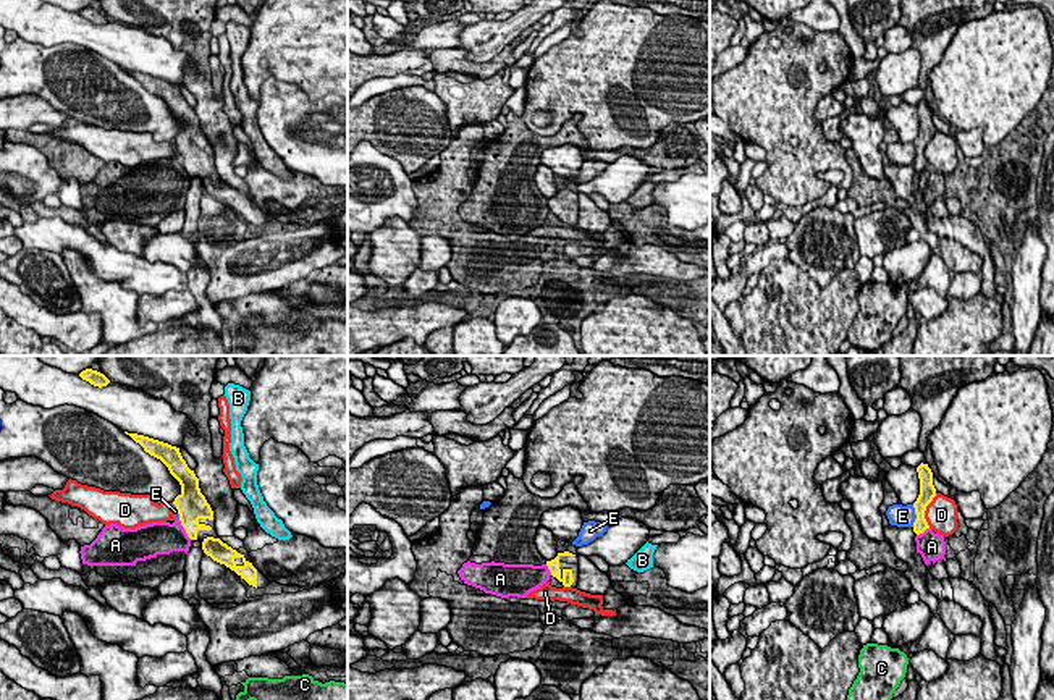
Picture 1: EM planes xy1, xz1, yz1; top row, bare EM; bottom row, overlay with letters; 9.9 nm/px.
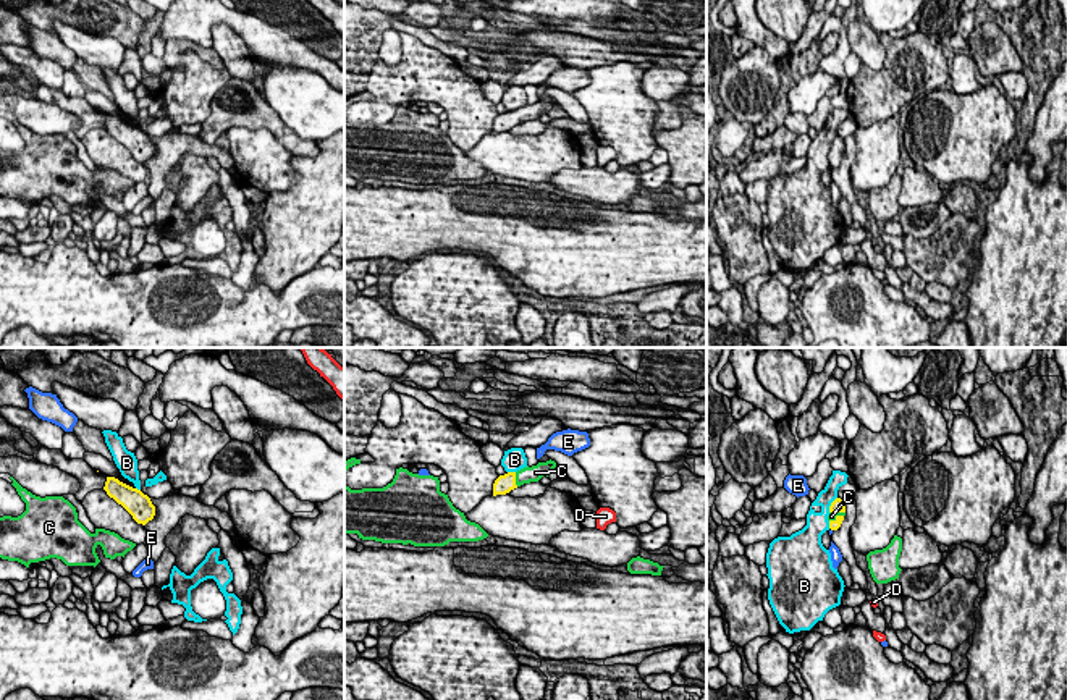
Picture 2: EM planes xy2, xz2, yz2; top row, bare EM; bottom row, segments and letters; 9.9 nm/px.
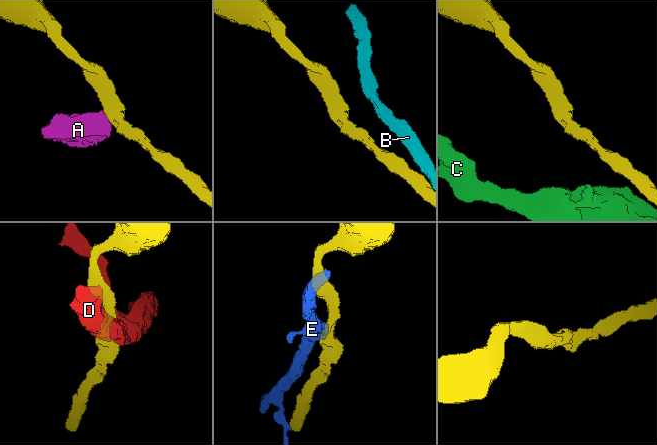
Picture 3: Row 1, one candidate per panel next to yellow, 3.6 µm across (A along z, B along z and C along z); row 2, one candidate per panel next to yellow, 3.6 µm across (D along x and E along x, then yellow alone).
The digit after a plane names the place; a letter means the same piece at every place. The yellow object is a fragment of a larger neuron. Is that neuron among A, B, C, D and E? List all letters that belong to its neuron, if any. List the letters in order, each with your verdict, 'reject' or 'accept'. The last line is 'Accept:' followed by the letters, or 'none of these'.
A: reject
B: reject
C: accept
D: reject
E: reject
Accept: C

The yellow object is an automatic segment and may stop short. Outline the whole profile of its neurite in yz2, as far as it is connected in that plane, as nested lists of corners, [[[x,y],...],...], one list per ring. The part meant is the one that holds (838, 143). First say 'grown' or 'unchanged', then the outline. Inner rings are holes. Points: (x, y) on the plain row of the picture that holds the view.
grown | [[[836,136],[831,144],[829,144],[829,167],[831,168],[837,168],[844,158],[846,154],[846,144],[844,144],[844,137]]]

